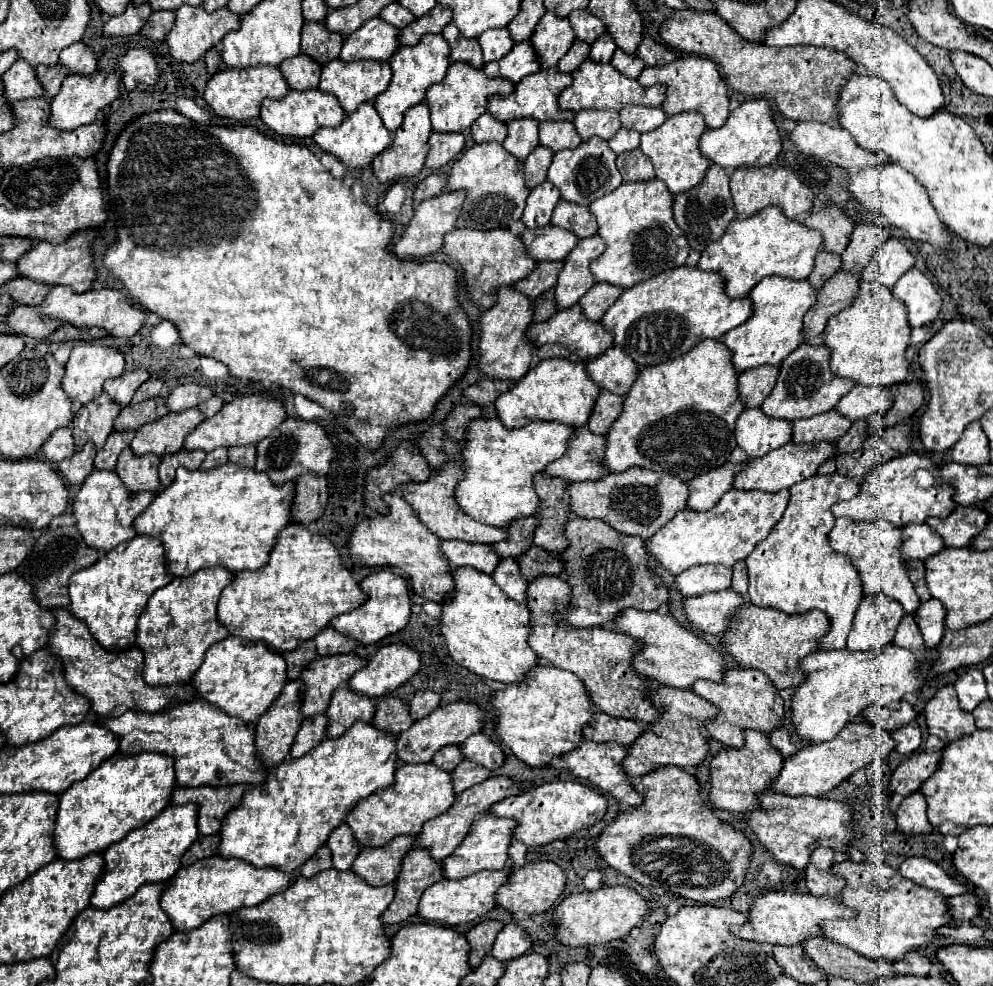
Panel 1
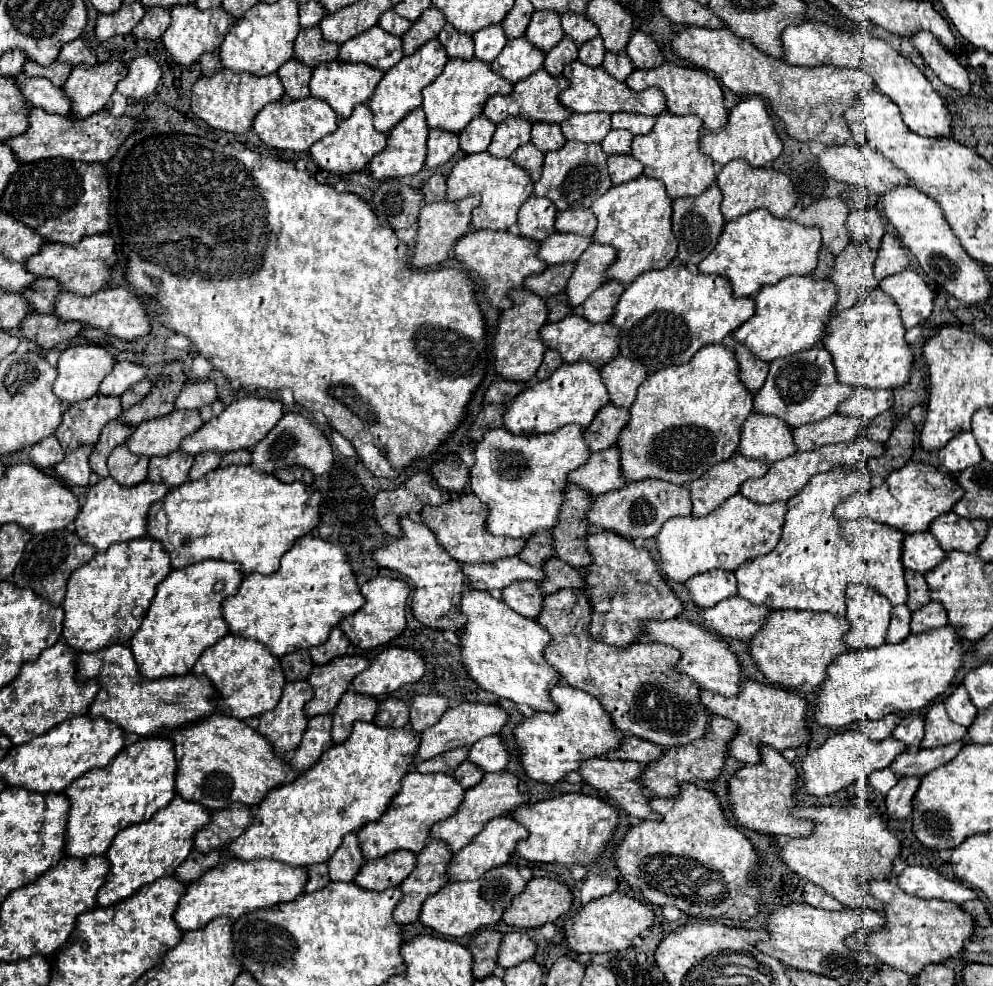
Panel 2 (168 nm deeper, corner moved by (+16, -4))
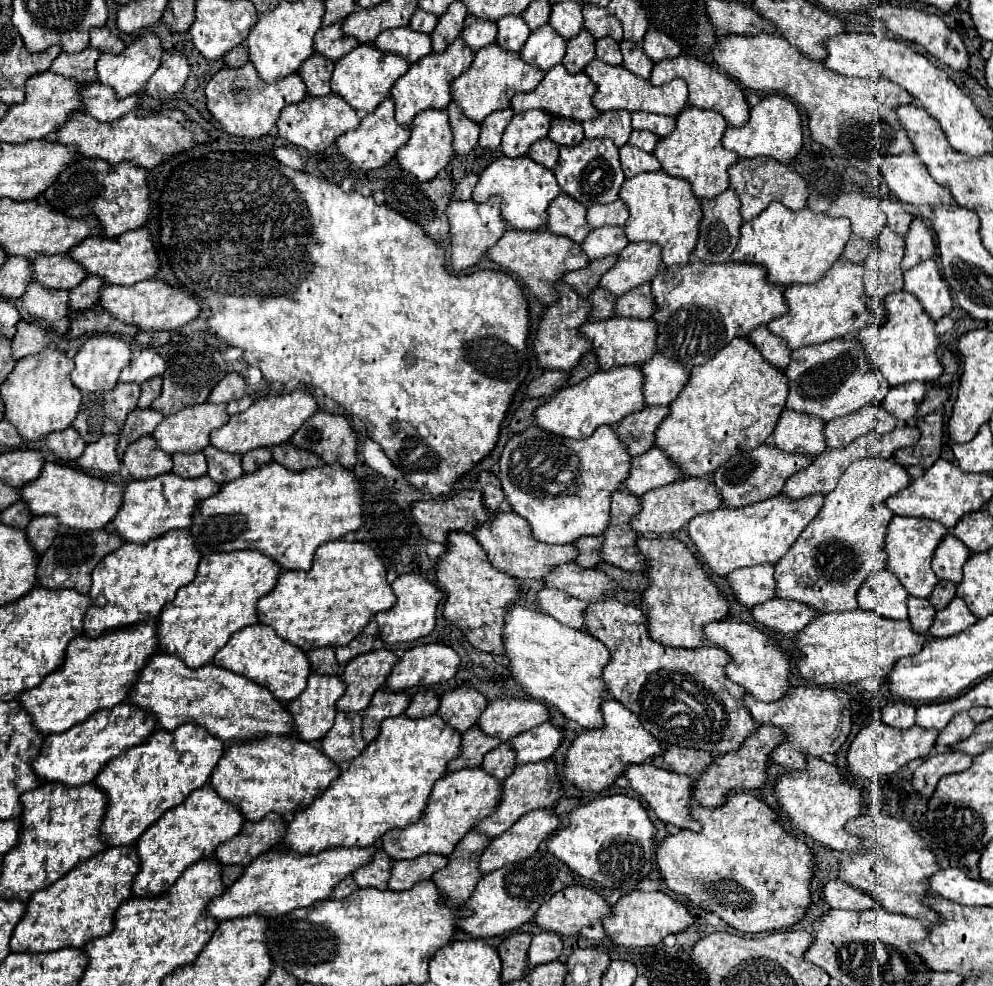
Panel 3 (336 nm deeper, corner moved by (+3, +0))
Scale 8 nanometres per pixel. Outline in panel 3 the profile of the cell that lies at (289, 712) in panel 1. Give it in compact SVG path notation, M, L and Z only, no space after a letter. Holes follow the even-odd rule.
M311 675L305 691L291 701L289 713L295 719L297 737L303 741L323 739L333 727L335 705L347 685L339 675Z

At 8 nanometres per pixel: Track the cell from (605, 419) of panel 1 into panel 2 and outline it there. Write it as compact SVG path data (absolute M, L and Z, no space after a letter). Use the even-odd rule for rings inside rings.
M604 405L600 413L592 419L592 423L584 429L582 437L590 451L600 451L616 445L616 437L620 429L628 421L628 409L620 409L616 405Z

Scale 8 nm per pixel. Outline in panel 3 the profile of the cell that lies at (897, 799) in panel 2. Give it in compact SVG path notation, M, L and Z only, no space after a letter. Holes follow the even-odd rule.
M947 751L941 755L927 757L913 775L913 787L921 795L931 797L935 791L935 785L939 783L941 777L951 775L951 773L961 773L961 771L969 769L971 763L973 763L973 757L967 753L961 753L961 751Z

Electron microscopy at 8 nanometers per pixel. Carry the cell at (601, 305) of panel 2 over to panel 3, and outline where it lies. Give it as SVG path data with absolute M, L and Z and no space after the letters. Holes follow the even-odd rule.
M645 283L631 293L617 297L615 313L621 317L635 317L635 319L649 319L655 313L655 301L651 295L651 285Z

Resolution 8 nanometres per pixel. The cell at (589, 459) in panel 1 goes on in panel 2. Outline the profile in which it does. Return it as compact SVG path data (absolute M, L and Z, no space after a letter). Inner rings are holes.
M604 449L600 453L590 453L588 461L580 465L580 469L574 469L568 473L568 481L582 485L588 493L606 493L610 489L618 489L626 485L626 481L620 477L620 453L612 449Z

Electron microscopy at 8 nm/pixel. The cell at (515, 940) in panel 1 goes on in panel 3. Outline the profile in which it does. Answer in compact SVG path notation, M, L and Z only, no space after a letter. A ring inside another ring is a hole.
M551 931L537 933L529 947L529 965L537 967L543 963L557 961L561 951L563 951L563 941L557 933L551 933Z

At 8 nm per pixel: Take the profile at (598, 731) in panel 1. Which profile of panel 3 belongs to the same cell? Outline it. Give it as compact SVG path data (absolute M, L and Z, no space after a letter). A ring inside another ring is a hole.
M667 747L667 751L653 759L653 765L661 769L669 769L673 773L685 773L699 777L711 763L713 755L707 751L697 749L685 749L685 747Z

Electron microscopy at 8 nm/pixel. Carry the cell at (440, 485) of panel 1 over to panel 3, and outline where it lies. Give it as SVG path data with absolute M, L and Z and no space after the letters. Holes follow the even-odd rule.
M501 511L493 515L491 521L477 525L475 539L485 549L491 565L495 565L499 571L509 573L517 579L545 579L559 565L573 563L579 555L577 547L573 545L545 545L533 539L533 535L529 533L529 521L525 521L521 515L511 511Z

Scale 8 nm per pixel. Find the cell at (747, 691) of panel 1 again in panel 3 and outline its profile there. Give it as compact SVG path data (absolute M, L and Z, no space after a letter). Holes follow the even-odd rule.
M793 687L789 695L777 703L763 703L763 701L757 701L753 695L747 695L745 707L749 709L749 713L757 723L777 725L785 733L789 733L789 739L771 753L771 759L777 765L783 765L785 769L805 769L807 755L813 755L813 757L835 755L851 733L849 695L839 689Z

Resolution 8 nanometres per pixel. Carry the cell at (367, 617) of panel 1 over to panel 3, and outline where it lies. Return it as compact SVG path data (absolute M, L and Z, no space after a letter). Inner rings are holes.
M417 573L397 577L397 581L391 587L393 593L397 595L397 603L389 611L375 615L375 621L379 623L379 637L385 643L409 643L429 635L435 629L437 605L443 599L443 591Z

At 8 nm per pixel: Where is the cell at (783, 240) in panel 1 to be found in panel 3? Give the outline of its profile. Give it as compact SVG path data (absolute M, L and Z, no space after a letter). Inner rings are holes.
M771 203L759 217L743 223L741 239L731 259L739 263L757 263L767 267L771 283L793 285L819 281L841 257L851 237L847 219L835 219L825 213L813 213L809 207L791 211L783 203Z

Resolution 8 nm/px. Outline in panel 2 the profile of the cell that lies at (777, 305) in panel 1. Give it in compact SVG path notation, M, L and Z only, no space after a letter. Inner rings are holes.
M792 275L780 279L774 285L760 287L760 291L752 295L752 299L756 305L756 313L732 333L732 339L740 345L746 345L756 357L772 361L778 357L794 355L818 343L824 337L826 321L830 319L830 311L834 309L838 295L836 287L830 285L828 279L816 281L810 275Z

